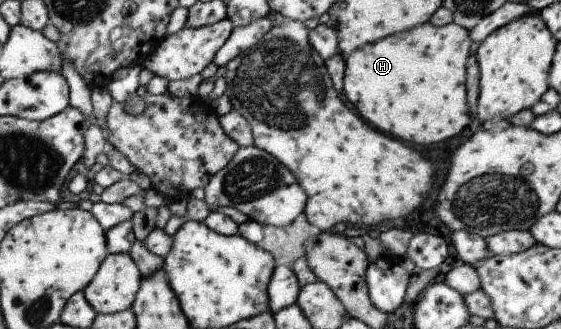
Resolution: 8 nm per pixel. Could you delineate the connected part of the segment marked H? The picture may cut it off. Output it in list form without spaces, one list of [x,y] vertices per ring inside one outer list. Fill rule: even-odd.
[[[456,23],[442,26],[422,24],[380,39],[380,44],[364,44],[364,48],[345,56],[342,92],[346,100],[380,132],[388,132],[402,142],[430,146],[456,136],[466,126],[474,126],[465,93],[465,64],[471,42],[468,31]]]

